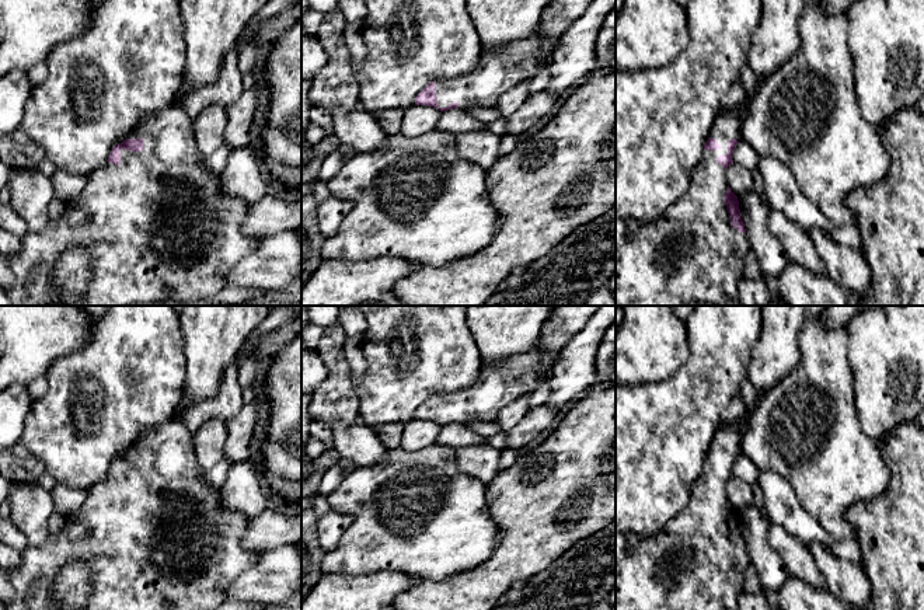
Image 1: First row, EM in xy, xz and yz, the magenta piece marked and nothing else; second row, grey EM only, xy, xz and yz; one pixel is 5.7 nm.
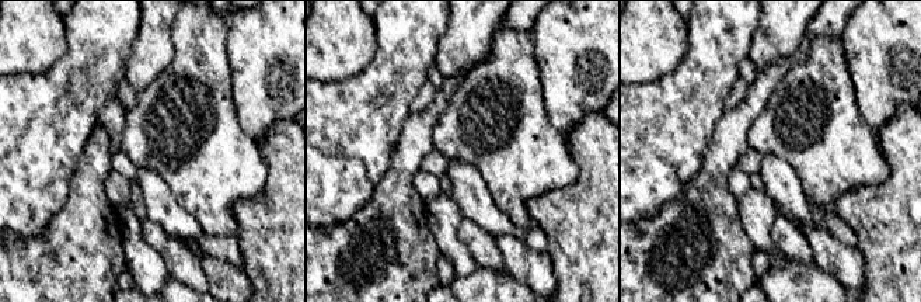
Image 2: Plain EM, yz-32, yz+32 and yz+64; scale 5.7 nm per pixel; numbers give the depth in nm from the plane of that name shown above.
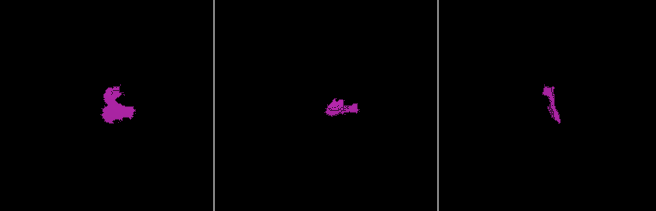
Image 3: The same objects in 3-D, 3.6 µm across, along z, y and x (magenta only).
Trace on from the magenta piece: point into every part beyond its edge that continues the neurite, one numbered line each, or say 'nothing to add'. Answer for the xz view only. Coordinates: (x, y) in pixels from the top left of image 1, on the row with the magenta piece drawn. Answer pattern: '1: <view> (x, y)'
1: xz (501, 69)

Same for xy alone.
1: xy (159, 227)

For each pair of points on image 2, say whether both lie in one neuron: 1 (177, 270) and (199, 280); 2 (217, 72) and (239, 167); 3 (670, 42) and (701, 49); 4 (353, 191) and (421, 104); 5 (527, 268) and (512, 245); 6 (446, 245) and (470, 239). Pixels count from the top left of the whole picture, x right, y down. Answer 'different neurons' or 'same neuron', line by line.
1: same neuron
2: same neuron
3: different neurons
4: different neurons
5: same neuron
6: different neurons

